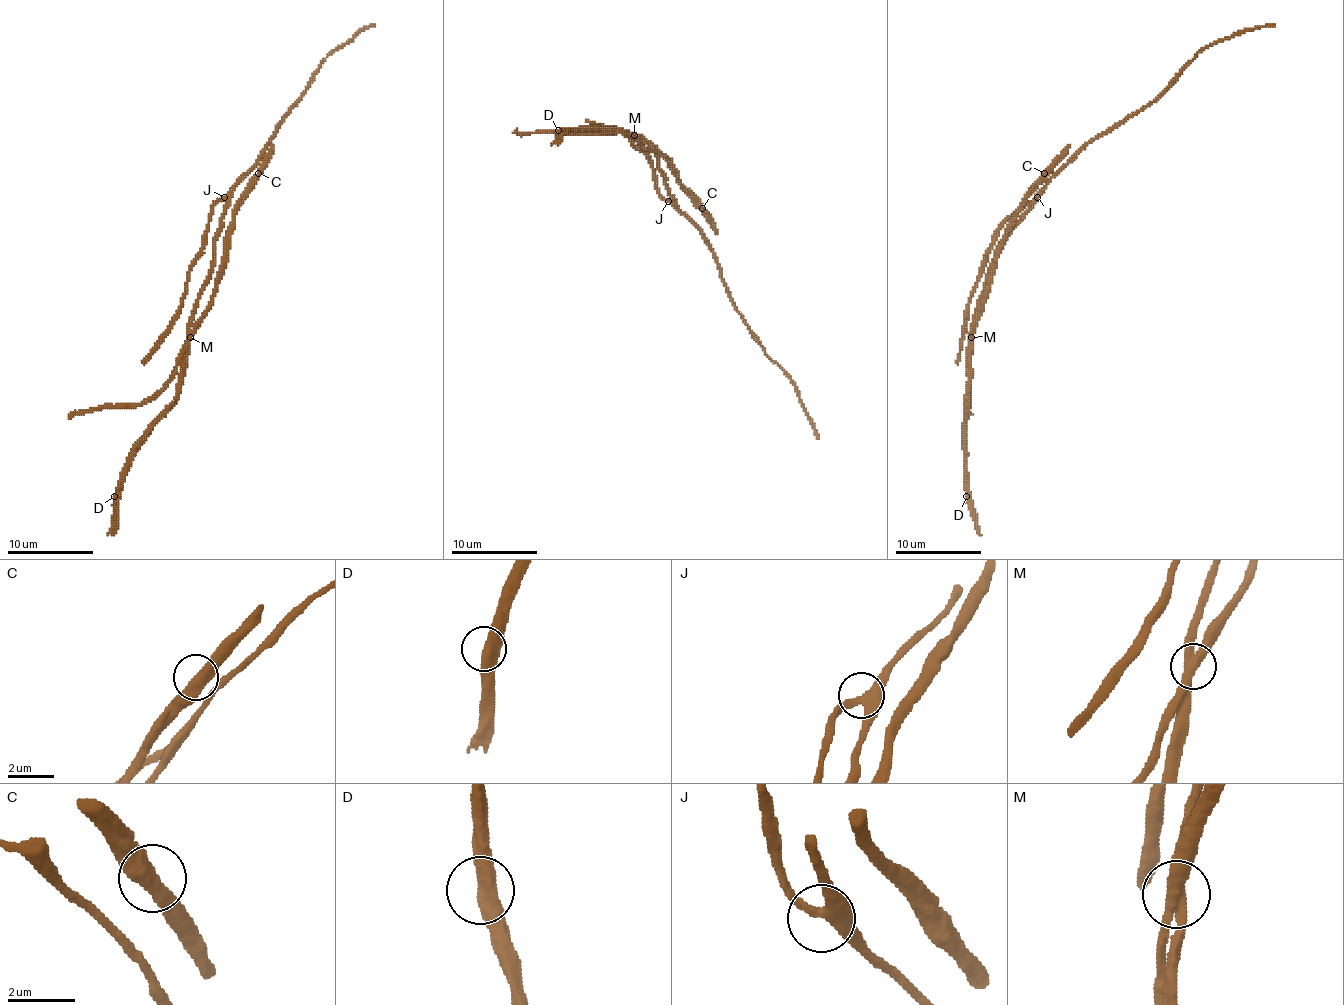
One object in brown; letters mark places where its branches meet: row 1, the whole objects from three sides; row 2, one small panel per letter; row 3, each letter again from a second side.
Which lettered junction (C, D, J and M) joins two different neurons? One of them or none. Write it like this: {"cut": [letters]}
{"cut": ["M"]}

